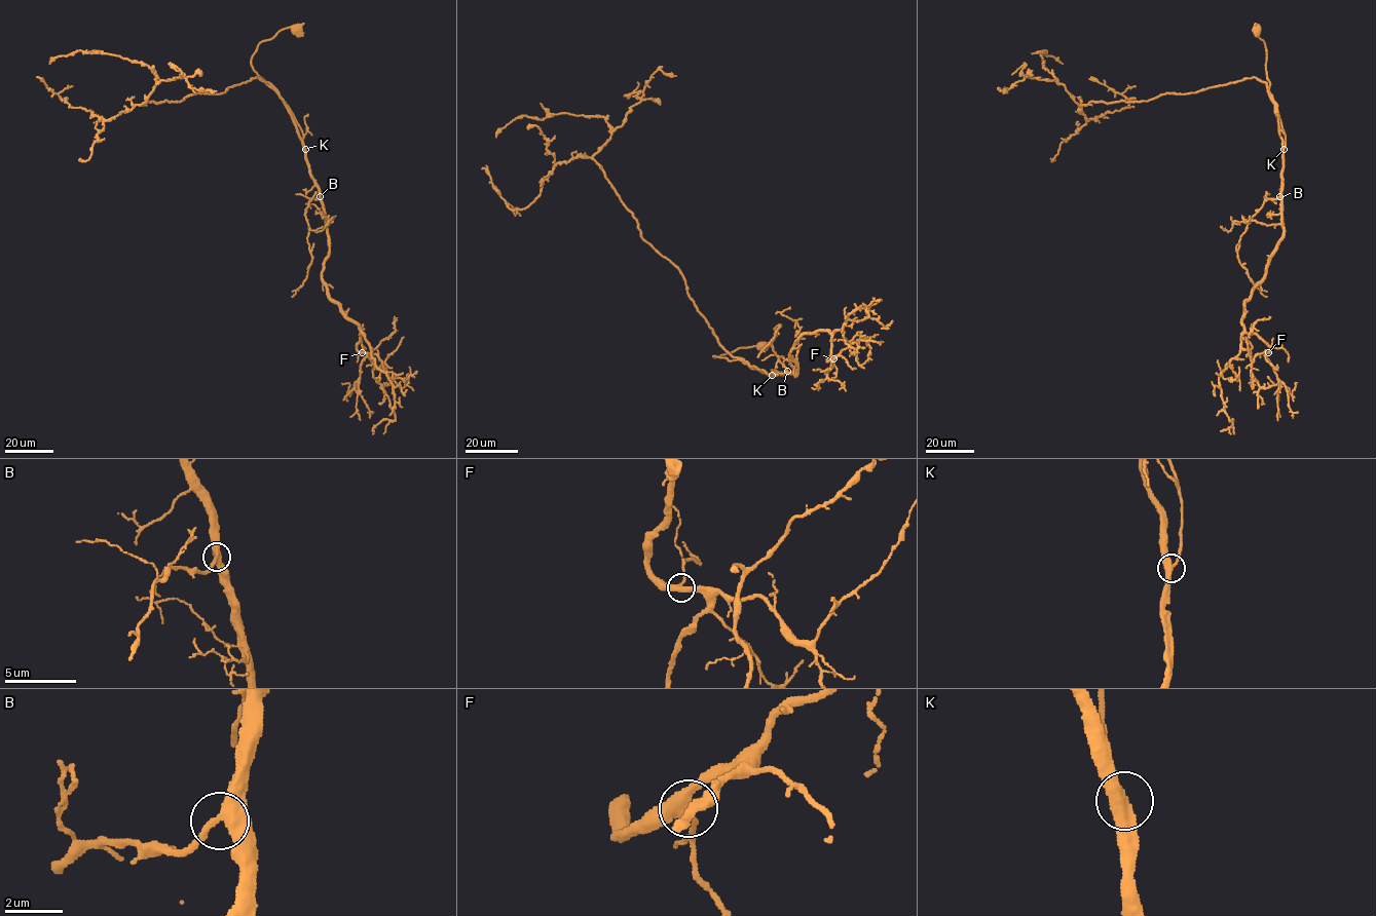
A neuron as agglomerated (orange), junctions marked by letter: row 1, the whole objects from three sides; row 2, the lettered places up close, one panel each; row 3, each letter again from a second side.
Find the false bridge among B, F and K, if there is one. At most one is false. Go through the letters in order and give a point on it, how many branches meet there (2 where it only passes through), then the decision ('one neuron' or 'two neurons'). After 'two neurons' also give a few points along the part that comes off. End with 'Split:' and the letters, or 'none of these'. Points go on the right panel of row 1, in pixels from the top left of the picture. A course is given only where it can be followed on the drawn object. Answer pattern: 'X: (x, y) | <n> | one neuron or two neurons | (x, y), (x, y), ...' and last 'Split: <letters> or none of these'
B: (1279, 196) | 3 | one neuron
F: (1268, 352) | 3 | one neuron
K: (1284, 149) | 3 | one neuron
Split: none of these

